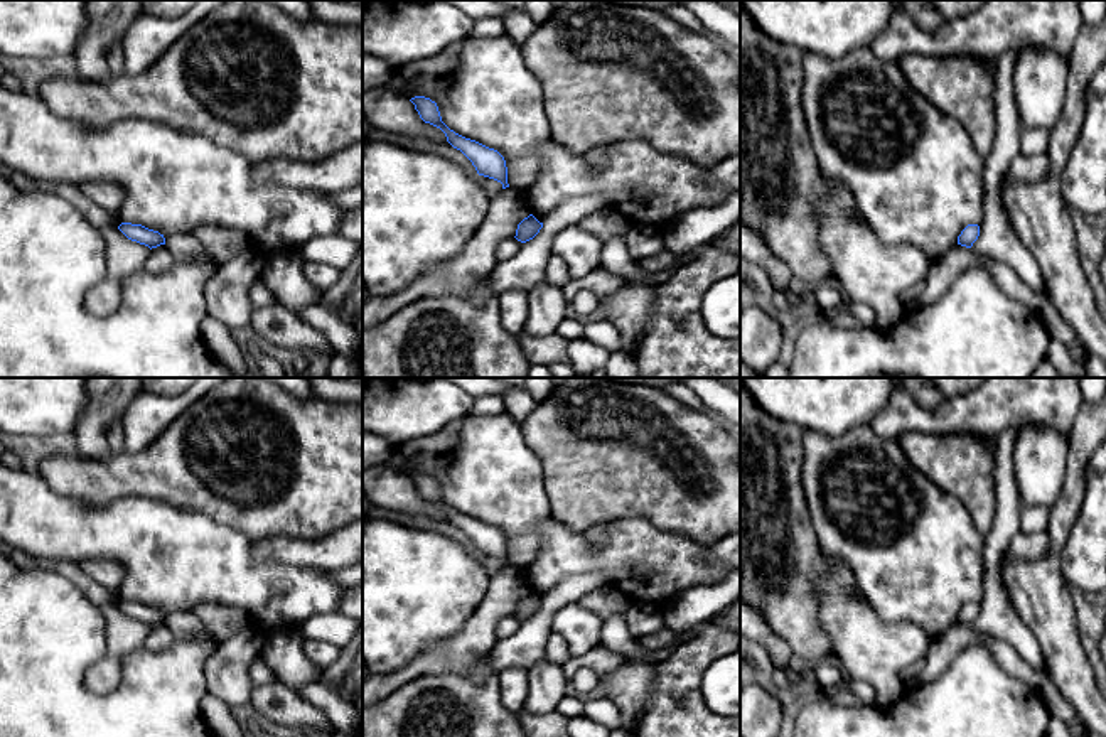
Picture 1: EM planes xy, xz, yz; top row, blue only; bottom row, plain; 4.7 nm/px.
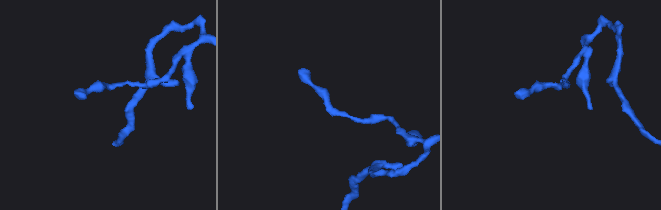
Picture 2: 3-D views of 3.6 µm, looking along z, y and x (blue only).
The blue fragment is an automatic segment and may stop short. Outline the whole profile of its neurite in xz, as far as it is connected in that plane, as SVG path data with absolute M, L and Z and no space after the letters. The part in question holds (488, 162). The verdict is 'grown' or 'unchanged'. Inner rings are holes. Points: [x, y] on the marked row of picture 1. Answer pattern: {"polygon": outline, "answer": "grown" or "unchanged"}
{"polygon": "M415 96L410 101L415 105L415 110L425 123L440 128L445 133L447 142L472 162L479 175L501 182L502 189L509 187L506 160L497 150L450 130L442 121L437 103L430 98Z", "answer": "unchanged"}

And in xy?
{"polygon": "M121 223L118 229L132 241L137 241L140 245L152 248L157 248L160 245L165 245L164 234L158 231L148 229L142 224L132 224L132 223Z", "answer": "unchanged"}

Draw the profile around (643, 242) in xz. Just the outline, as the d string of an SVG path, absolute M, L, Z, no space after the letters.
M632 226L627 243L632 260L652 258L664 250L663 229Z

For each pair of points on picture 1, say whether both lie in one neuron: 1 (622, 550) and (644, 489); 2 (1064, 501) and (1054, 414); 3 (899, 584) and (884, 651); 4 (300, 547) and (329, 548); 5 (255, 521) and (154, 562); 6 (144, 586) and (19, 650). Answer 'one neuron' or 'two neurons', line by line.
1: two neurons
2: two neurons
3: two neurons
4: one neuron
5: two neurons
6: two neurons

